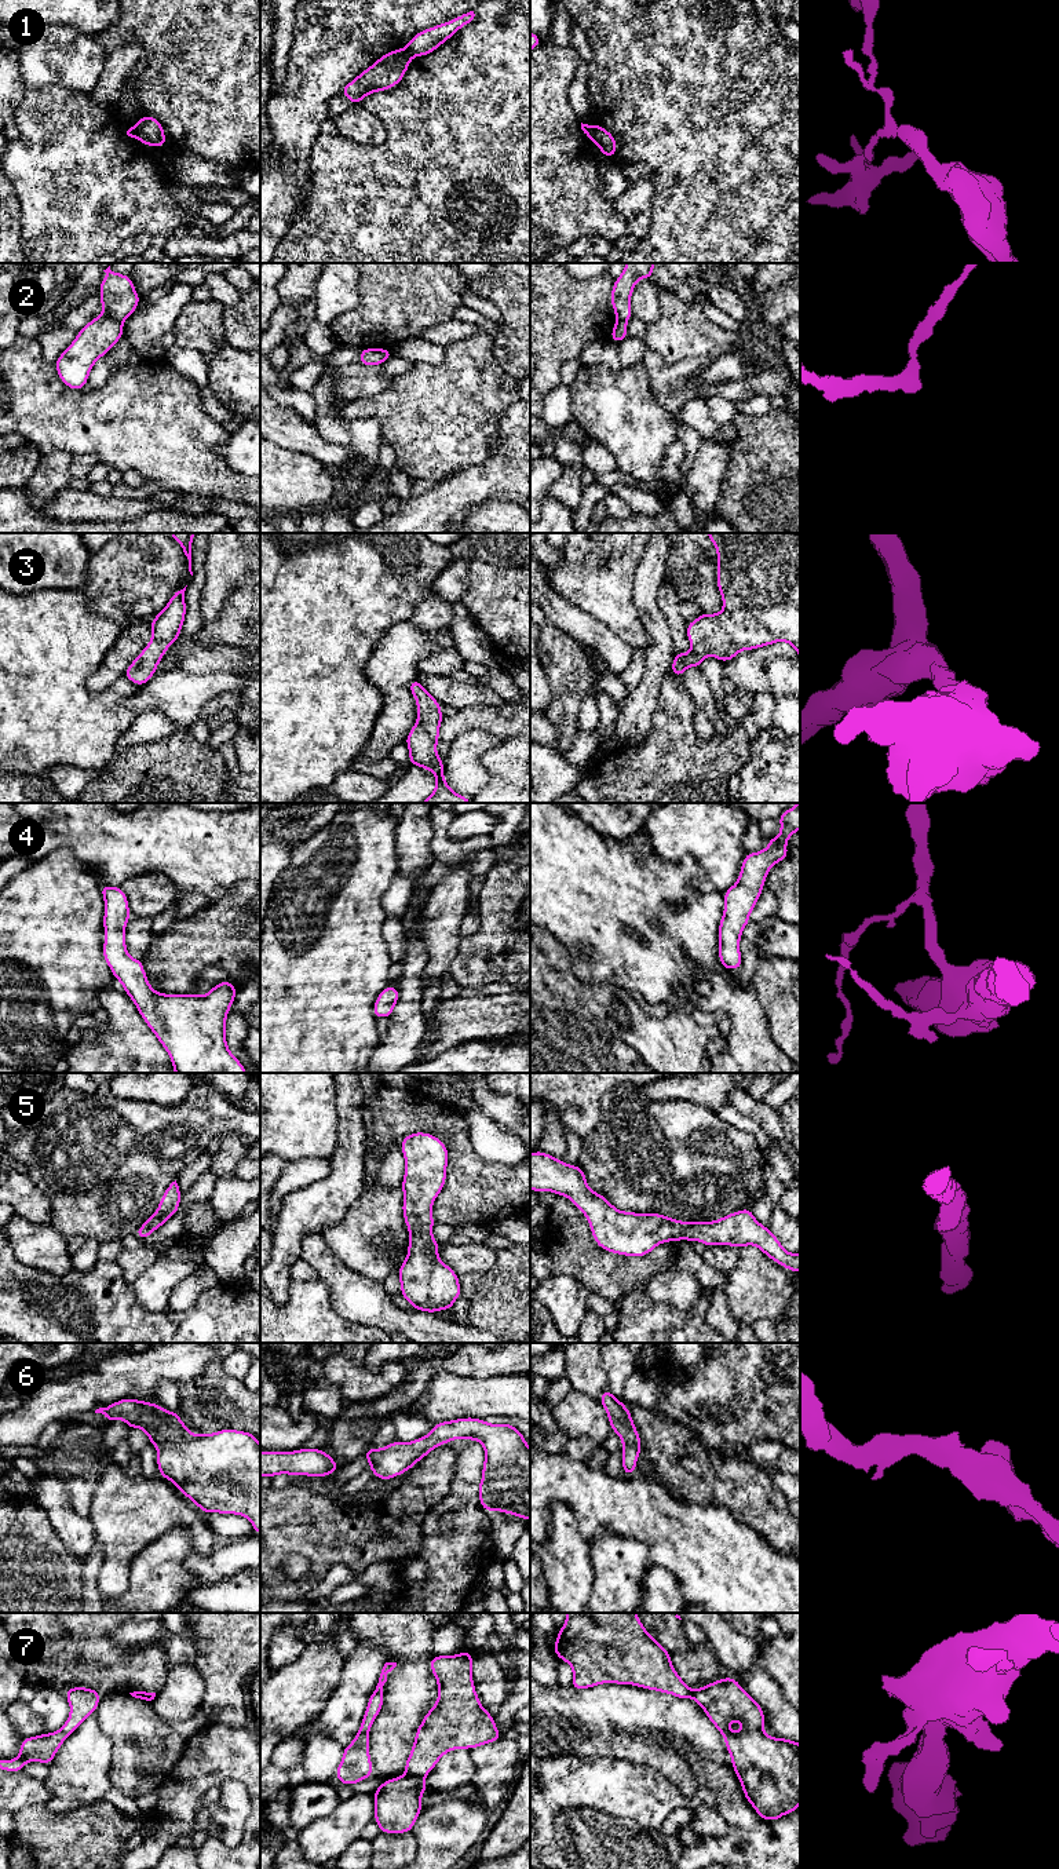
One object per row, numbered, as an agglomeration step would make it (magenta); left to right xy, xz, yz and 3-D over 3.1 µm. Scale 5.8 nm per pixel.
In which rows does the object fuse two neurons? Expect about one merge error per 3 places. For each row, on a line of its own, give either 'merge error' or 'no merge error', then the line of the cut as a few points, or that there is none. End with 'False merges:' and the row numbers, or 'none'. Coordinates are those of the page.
1: merge error; cut xy (132, 127), (137, 135)
2: merge error; cut xy (103, 313), (120, 322)
3: no merge error; cut none
4: no merge error; cut none
5: no merge error; cut none
6: no merge error; cut none
7: merge error; cut xz (406, 1773), (423, 1777)
False merges: 1, 2, 7

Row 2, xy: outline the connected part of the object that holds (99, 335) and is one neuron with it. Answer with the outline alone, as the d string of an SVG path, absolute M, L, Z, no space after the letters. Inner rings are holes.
M106 314L91 320L54 362L63 384L72 390L87 387L94 364L106 355L123 335L123 324Z

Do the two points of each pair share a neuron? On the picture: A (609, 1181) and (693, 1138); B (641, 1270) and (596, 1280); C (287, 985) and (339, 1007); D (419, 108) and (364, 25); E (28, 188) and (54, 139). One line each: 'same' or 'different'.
A: same
B: same
C: same
D: different
E: same

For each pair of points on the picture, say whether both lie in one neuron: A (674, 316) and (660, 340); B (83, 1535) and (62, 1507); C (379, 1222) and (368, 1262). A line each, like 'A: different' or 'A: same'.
A: same
B: same
C: same

